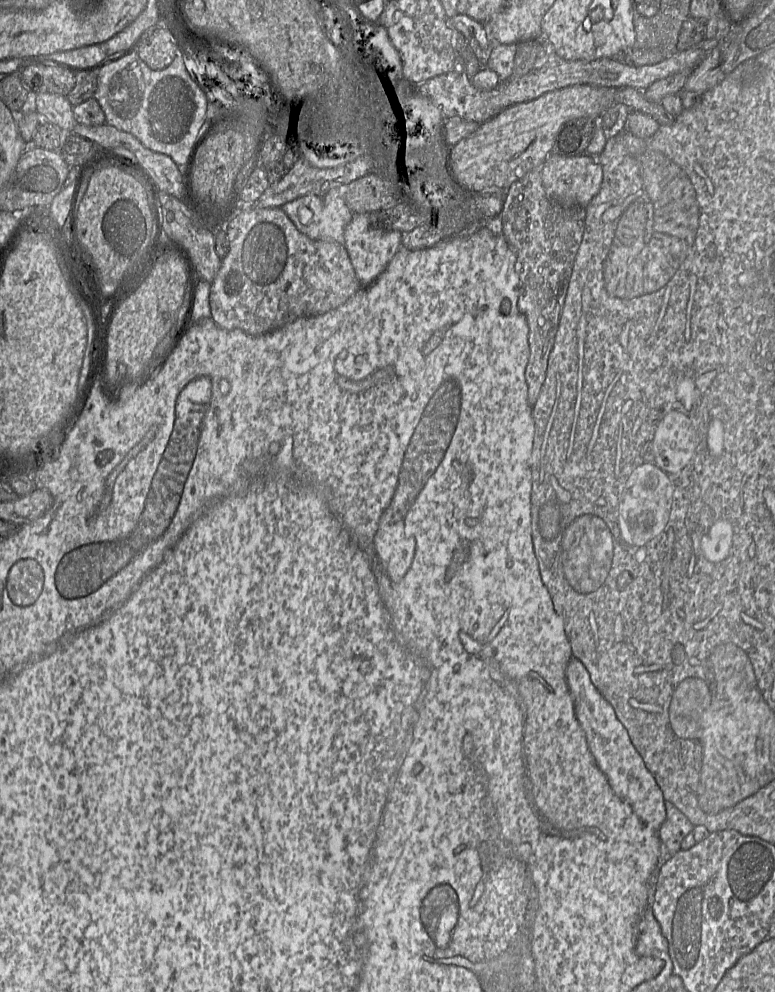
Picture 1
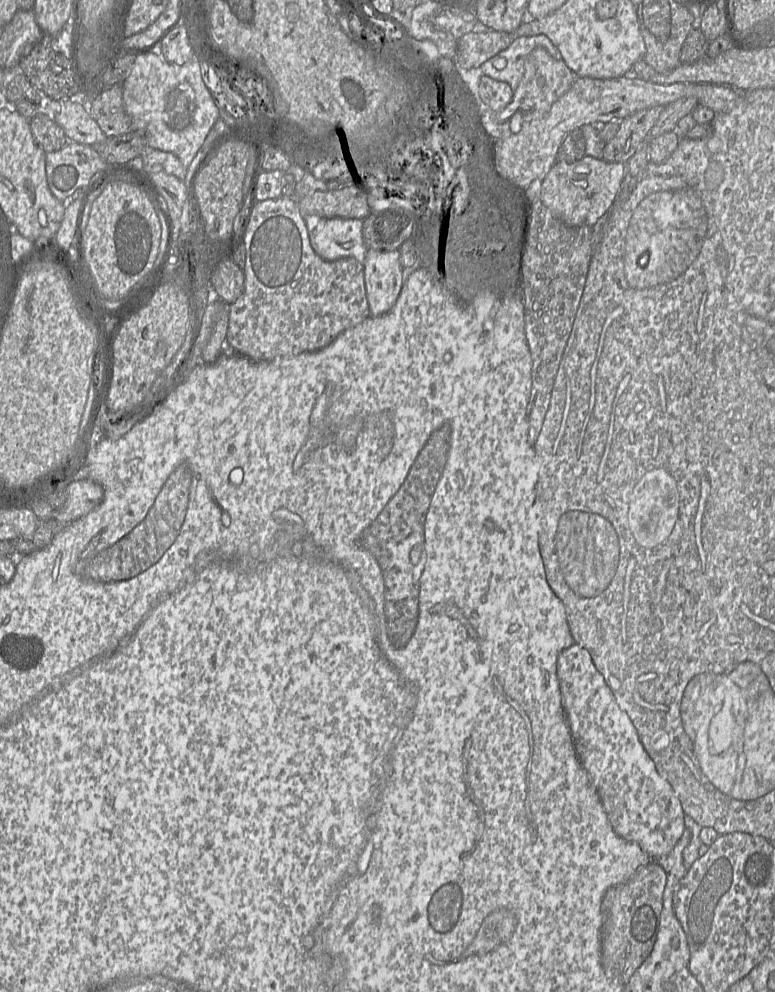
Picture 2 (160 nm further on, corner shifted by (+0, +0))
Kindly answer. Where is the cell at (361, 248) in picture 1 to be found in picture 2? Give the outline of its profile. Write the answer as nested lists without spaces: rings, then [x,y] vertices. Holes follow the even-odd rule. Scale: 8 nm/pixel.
[[[368,249],[363,262],[370,316],[381,316],[395,305],[404,283],[400,251]]]

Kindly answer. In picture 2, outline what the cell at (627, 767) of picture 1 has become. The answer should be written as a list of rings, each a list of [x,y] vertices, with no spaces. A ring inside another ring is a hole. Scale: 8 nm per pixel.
[[[576,643],[563,650],[558,655],[558,680],[566,721],[578,757],[591,778],[614,831],[620,837],[637,843],[652,861],[667,856],[686,829],[684,810],[671,785],[658,774],[632,721],[617,704],[589,652]]]

